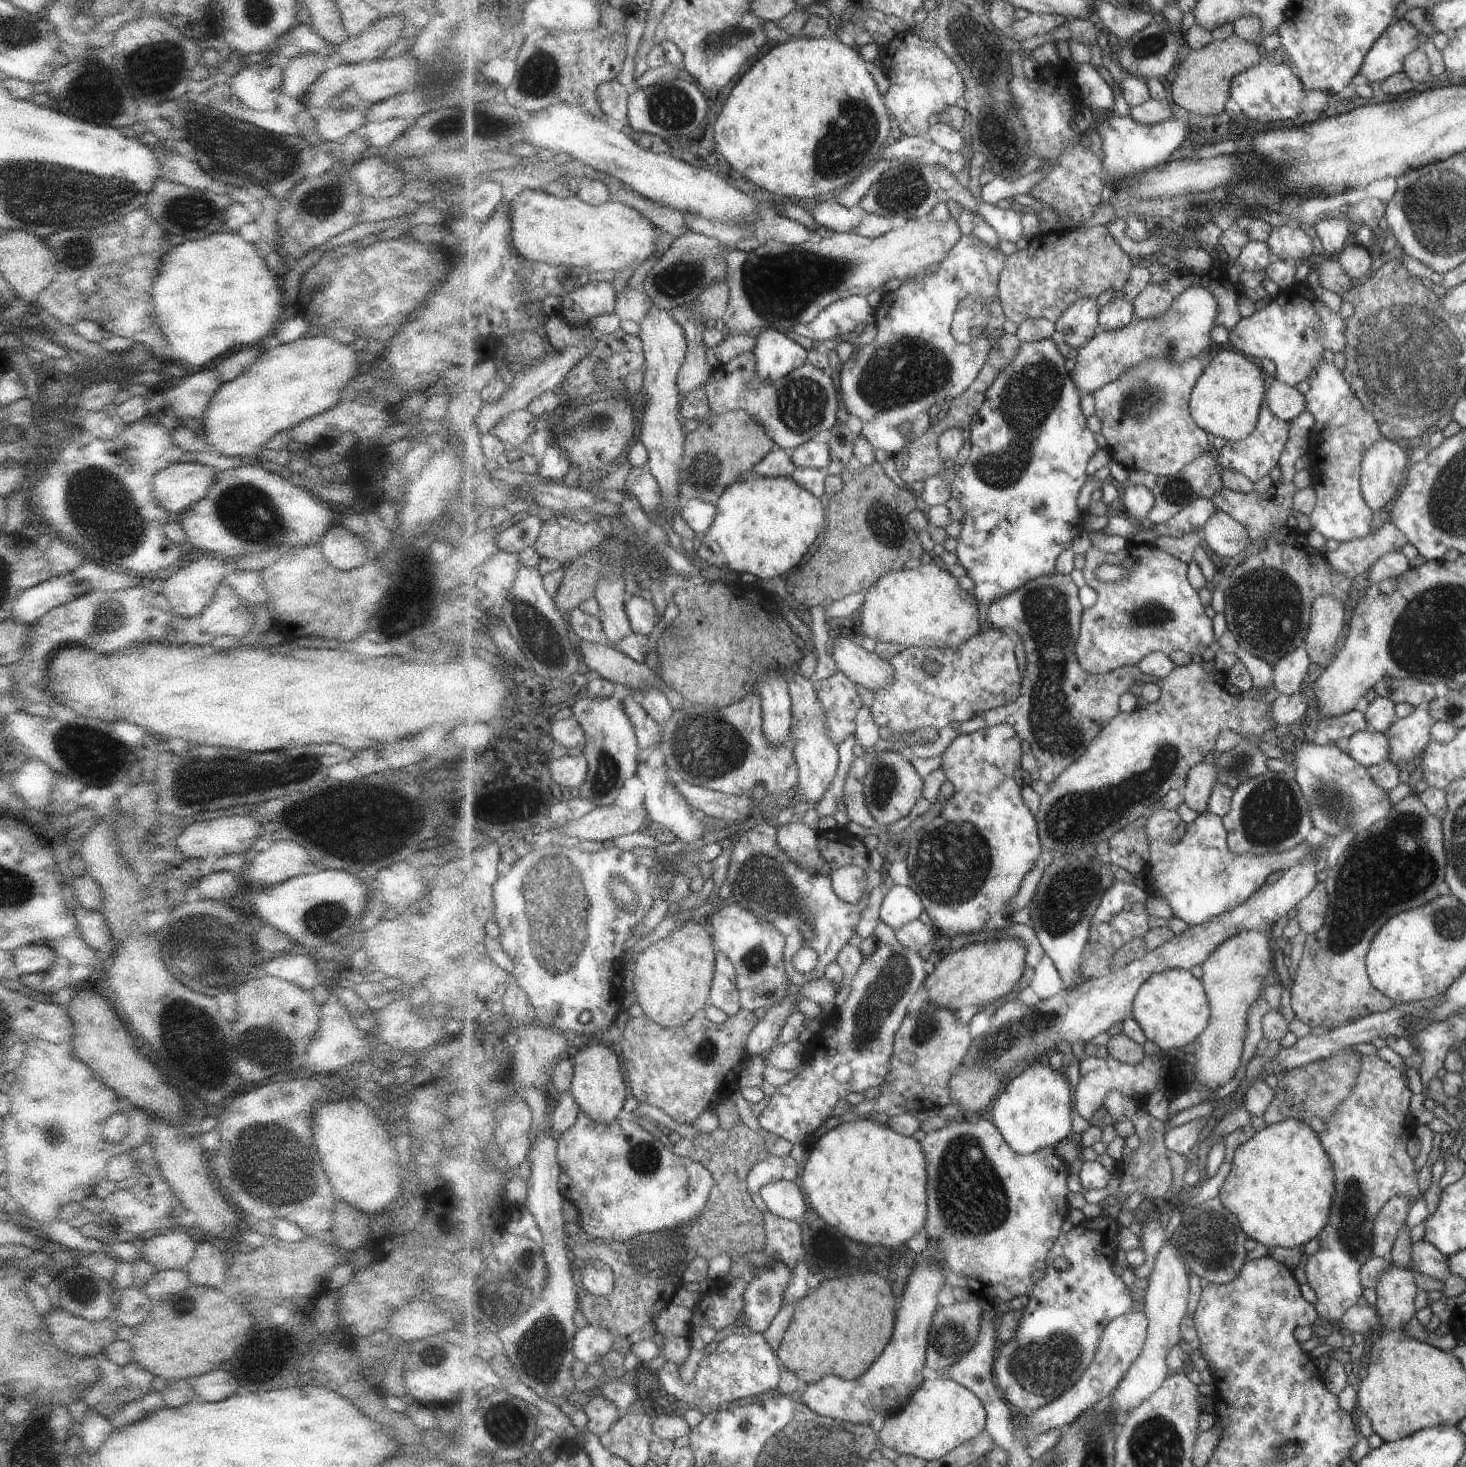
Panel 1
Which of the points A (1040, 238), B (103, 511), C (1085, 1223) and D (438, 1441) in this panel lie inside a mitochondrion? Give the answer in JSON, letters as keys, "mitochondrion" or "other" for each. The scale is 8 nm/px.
{"A":"other","B":"mitochondrion","C":"other","D":"other"}

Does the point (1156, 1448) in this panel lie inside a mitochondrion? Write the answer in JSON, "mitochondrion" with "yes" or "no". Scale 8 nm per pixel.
{"mitochondrion":"yes"}

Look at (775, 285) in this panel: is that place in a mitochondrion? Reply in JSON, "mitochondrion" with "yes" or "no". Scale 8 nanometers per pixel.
{"mitochondrion":"yes"}

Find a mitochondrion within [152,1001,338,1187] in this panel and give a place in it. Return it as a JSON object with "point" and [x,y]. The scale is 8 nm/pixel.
{"point":[263,1045]}

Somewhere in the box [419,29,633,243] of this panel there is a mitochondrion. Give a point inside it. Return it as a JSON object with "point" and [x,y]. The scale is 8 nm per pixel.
{"point":[540,76]}

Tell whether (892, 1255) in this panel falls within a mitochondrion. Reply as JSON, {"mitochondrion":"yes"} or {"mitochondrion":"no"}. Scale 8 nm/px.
{"mitochondrion":"no"}

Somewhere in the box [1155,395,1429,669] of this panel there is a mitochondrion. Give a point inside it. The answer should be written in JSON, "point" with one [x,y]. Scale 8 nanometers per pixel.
{"point":[1269,606]}

